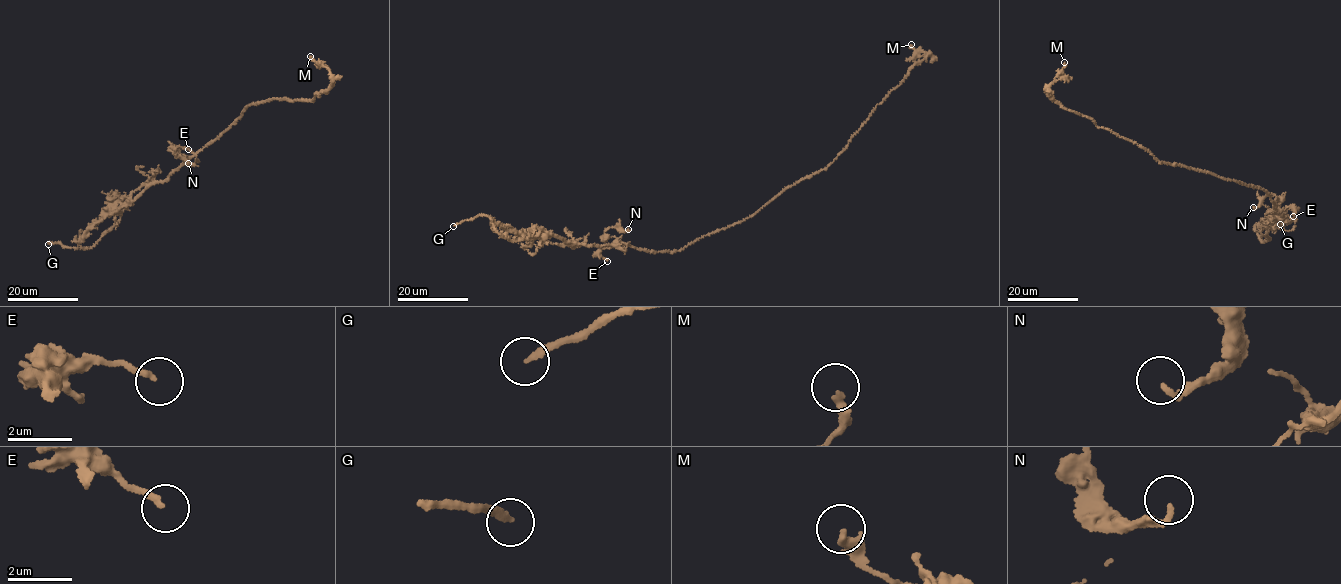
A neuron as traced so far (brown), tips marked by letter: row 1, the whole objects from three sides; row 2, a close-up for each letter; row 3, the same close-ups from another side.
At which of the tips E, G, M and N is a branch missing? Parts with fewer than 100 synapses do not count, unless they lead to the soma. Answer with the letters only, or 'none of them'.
G

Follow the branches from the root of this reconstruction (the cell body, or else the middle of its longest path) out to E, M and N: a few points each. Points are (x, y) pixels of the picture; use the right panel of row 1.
E: (1251, 185), (1263, 189), (1274, 204), (1276, 210), (1269, 211), (1292, 208), (1293, 216)
M: (1251, 185), (1162, 163), (1142, 147), (1062, 107), (1046, 93), (1046, 88), (1062, 71), (1064, 62)
N: (1251, 185), (1263, 189), (1269, 196), (1276, 210), (1271, 211), (1278, 199), (1269, 195), (1257, 208), (1253, 207)

